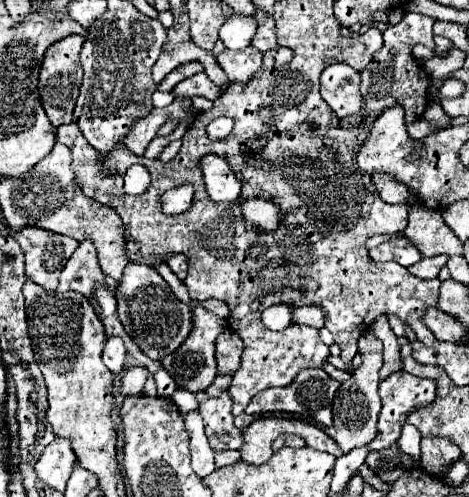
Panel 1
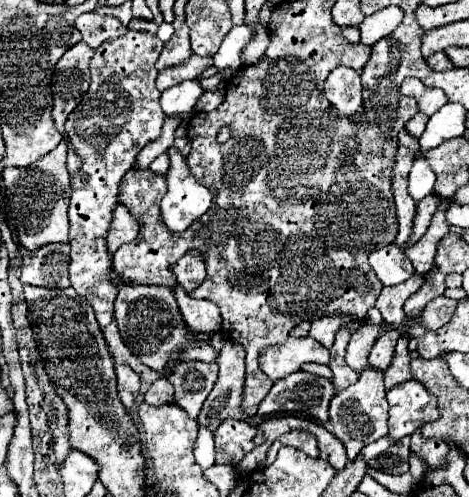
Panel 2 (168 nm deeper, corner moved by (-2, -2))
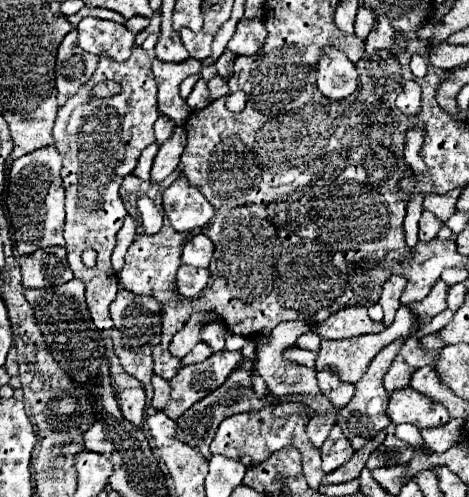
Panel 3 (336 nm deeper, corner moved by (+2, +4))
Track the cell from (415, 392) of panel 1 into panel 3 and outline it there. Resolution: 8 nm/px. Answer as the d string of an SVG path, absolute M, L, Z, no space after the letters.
M402 388L390 394L388 402L388 416L394 424L414 424L418 428L428 428L428 426L442 426L450 420L448 410L426 398L424 394L416 392L414 388Z

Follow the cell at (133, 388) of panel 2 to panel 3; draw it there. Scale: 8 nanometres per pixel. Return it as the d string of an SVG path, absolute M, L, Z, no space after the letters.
M126 388L118 392L118 404L126 420L136 426L144 424L144 408L146 408L146 392L144 388Z

